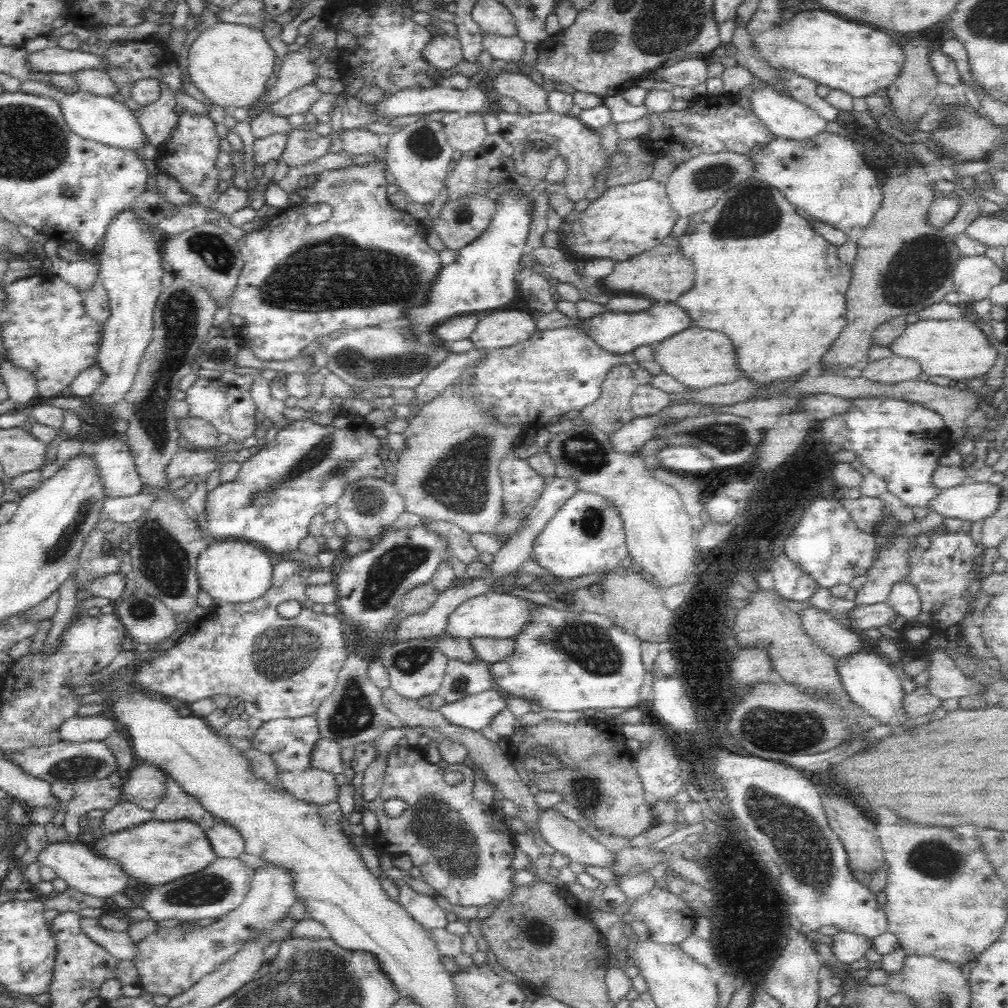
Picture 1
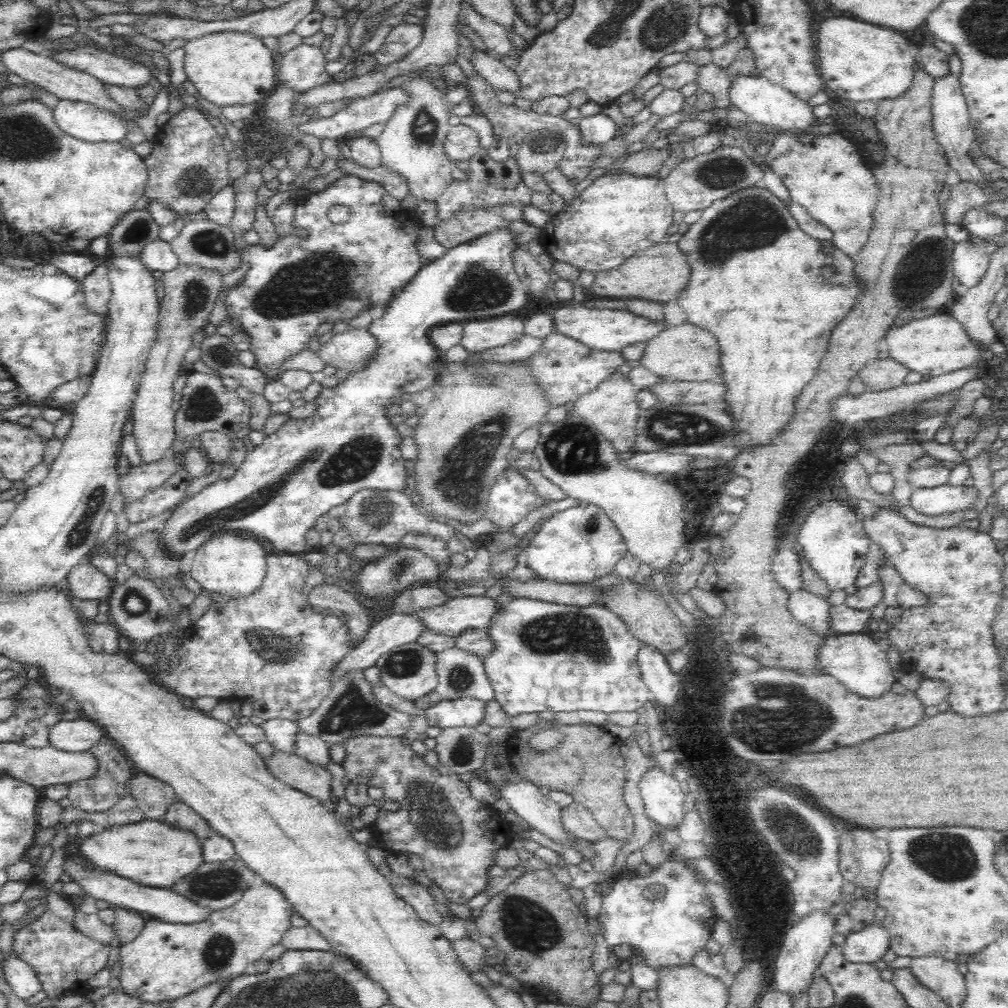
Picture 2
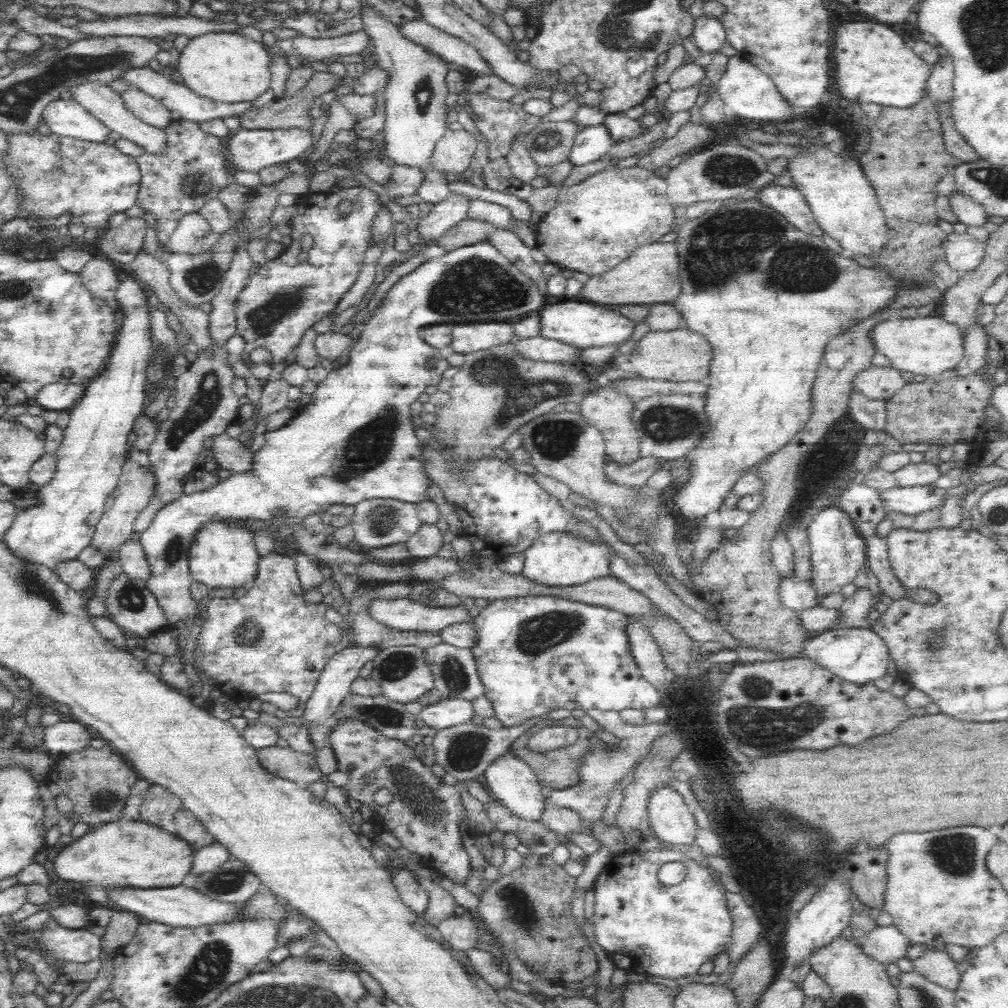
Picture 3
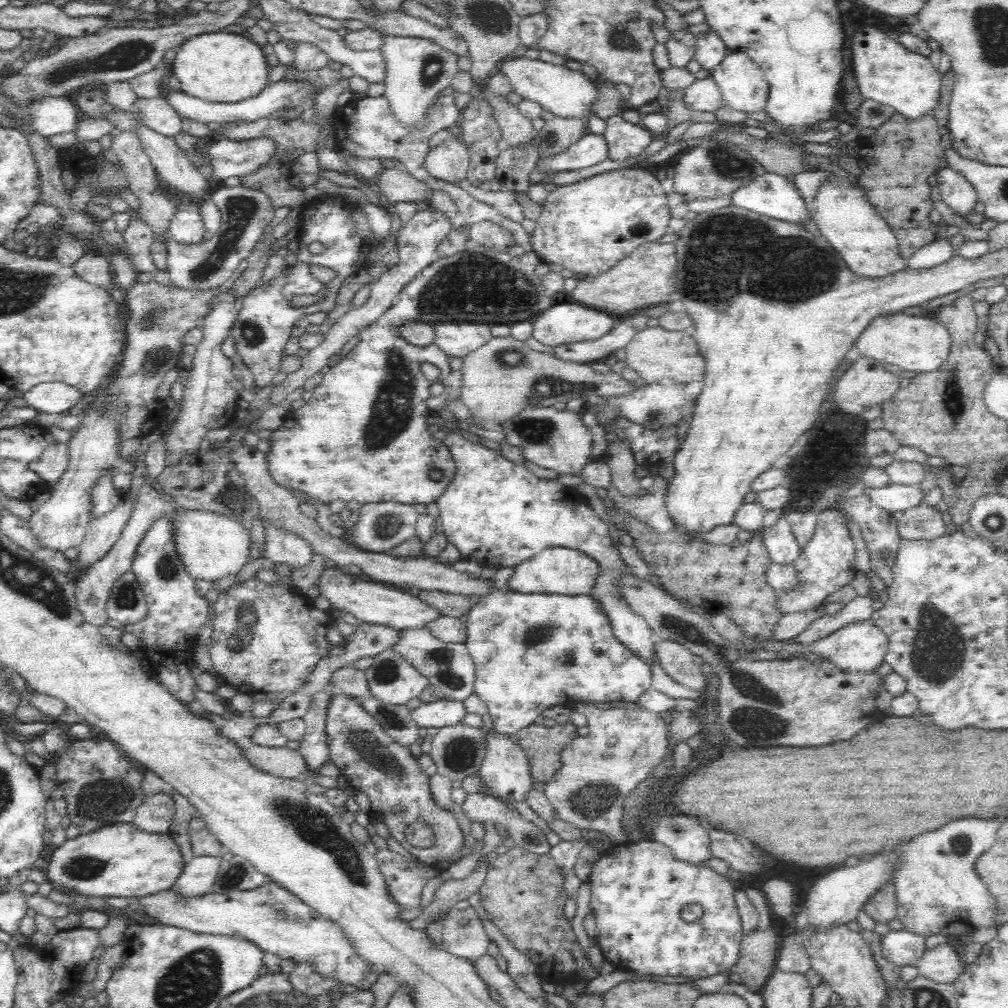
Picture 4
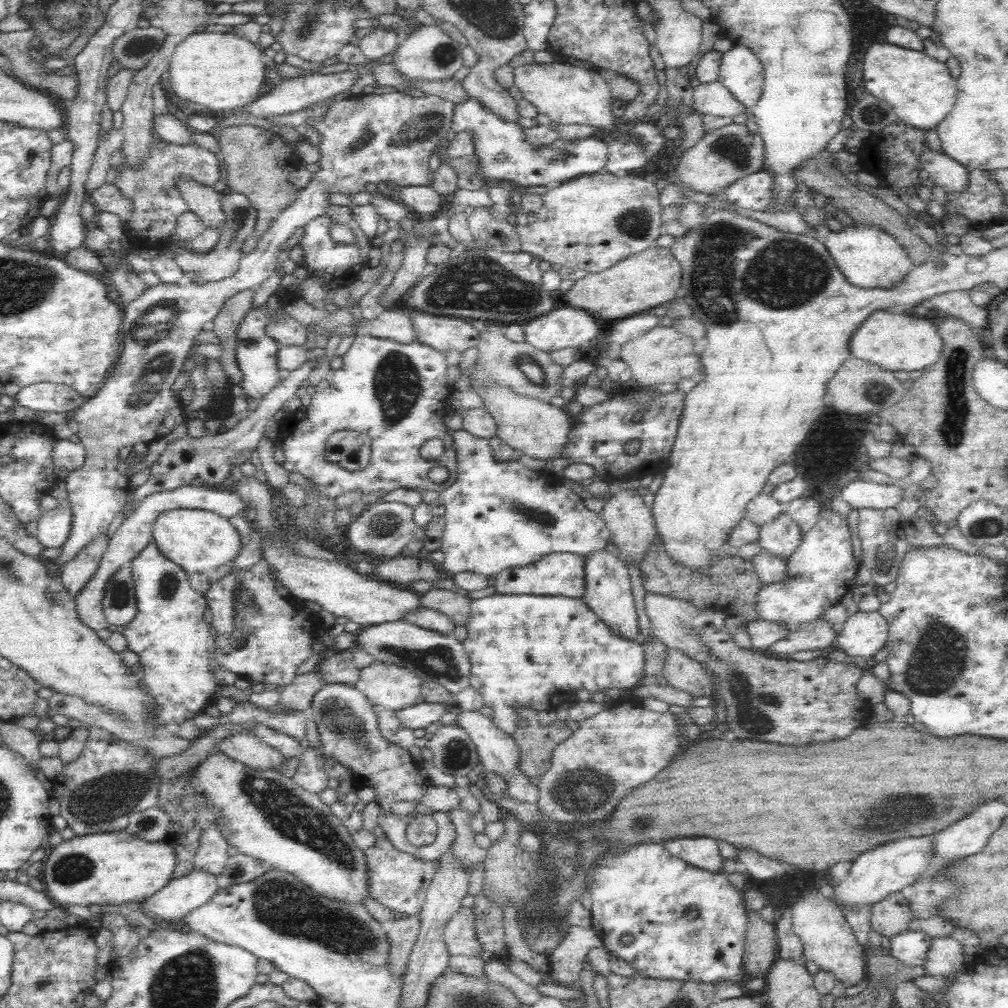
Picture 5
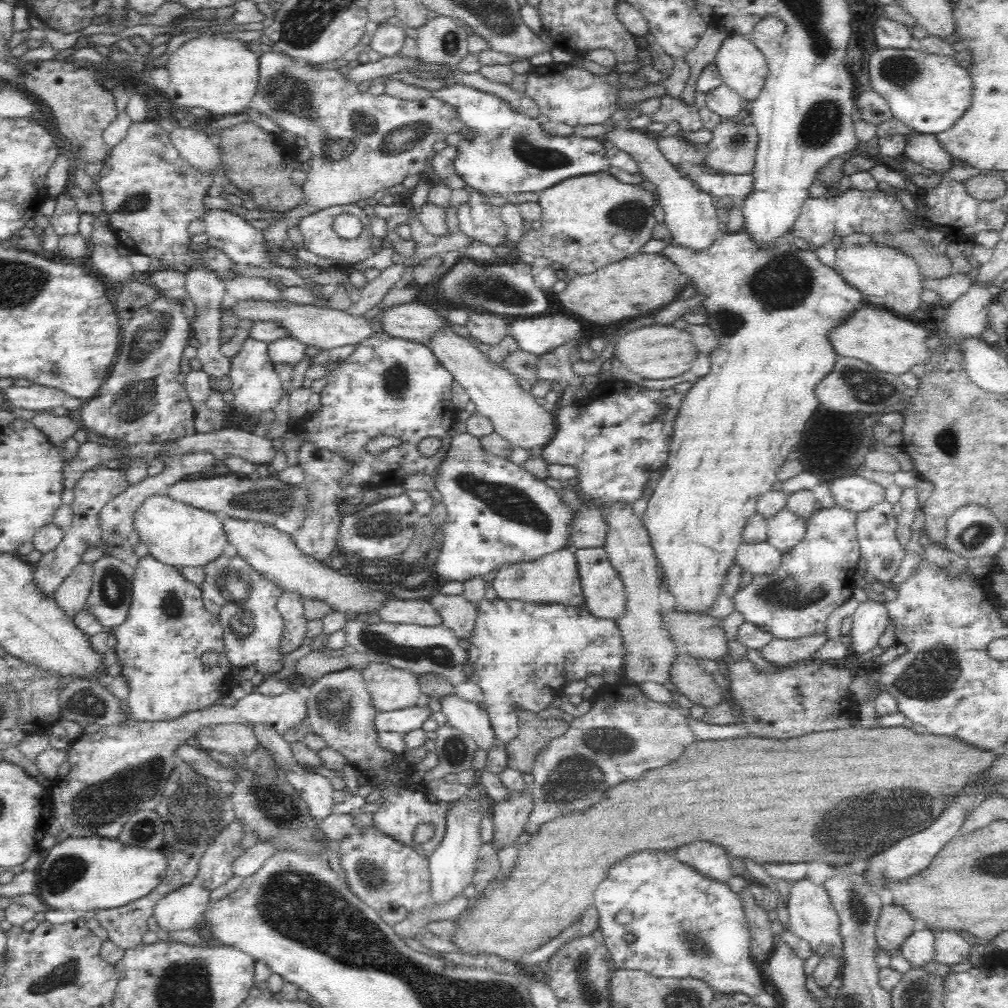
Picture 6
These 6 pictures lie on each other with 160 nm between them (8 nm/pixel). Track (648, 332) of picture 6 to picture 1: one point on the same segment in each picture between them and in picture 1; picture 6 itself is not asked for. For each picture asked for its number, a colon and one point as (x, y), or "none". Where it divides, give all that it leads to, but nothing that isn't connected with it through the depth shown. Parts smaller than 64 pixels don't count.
1: (700, 359)
2: (686, 352)
3: (677, 355)
4: (656, 354)
5: (663, 351)

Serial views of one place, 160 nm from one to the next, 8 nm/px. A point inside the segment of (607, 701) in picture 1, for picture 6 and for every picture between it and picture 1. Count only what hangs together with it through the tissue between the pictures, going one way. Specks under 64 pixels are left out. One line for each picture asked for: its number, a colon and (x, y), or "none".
2: (547, 657)
3: (536, 653)
4: (531, 652)
5: (527, 652)
6: (522, 653)

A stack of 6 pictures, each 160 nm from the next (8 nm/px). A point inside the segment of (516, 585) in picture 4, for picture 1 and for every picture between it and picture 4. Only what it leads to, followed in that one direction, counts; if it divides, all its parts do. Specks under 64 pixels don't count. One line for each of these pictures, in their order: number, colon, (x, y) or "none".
1: (587, 535)
2: (574, 546)
3: (561, 558)

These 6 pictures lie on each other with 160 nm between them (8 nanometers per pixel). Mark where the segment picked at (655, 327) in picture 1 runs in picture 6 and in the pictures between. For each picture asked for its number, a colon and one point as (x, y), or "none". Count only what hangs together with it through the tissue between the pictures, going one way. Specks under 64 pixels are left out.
2: (609, 330)
3: (583, 325)
4: (562, 323)
5: (567, 327)
6: (538, 335)

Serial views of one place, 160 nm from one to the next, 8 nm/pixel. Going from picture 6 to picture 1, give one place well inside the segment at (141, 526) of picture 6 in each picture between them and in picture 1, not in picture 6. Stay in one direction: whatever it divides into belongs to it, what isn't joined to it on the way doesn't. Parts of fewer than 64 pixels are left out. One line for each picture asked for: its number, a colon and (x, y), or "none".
1: (234, 572)
2: (235, 565)
3: (222, 556)
4: (212, 546)
5: (200, 541)

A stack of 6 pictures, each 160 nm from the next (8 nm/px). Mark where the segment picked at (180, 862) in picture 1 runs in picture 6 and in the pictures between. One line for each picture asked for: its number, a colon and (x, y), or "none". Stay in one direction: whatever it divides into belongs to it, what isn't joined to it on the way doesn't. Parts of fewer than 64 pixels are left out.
2: (152, 852)
3: (123, 853)
4: (119, 860)
5: (112, 867)
6: (95, 873)

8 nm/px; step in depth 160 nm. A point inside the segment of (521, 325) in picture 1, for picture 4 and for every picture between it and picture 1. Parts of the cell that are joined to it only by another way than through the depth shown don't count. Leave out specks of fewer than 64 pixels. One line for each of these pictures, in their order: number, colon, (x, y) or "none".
2: (484, 334)
3: (468, 338)
4: (457, 340)

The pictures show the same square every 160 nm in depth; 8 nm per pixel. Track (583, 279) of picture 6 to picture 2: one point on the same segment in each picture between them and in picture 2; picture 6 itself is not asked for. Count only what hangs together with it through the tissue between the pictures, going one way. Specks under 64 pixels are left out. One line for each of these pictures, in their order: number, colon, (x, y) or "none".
2: (659, 273)
3: (650, 274)
4: (647, 276)
5: (649, 278)

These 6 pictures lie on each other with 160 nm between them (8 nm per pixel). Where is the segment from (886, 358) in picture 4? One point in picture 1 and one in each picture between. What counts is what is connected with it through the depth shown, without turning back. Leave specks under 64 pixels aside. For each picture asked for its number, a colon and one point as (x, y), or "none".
1: (958, 349)
2: (936, 345)
3: (928, 346)

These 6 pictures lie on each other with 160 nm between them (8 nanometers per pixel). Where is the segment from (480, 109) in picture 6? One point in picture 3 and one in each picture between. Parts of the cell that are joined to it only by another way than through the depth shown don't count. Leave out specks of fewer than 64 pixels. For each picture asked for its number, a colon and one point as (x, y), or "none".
3: (591, 142)
4: (591, 149)
5: (503, 154)

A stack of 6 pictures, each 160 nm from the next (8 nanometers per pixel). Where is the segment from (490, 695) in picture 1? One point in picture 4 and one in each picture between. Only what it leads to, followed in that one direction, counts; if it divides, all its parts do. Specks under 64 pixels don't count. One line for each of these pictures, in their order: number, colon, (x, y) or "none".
2: (468, 712)
3: (447, 713)
4: (441, 713)

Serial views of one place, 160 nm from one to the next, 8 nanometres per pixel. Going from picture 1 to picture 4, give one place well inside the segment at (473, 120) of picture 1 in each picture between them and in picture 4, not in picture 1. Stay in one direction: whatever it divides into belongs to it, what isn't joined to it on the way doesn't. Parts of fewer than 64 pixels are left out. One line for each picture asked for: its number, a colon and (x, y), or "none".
2: (462, 141)
3: (453, 153)
4: (449, 160)

